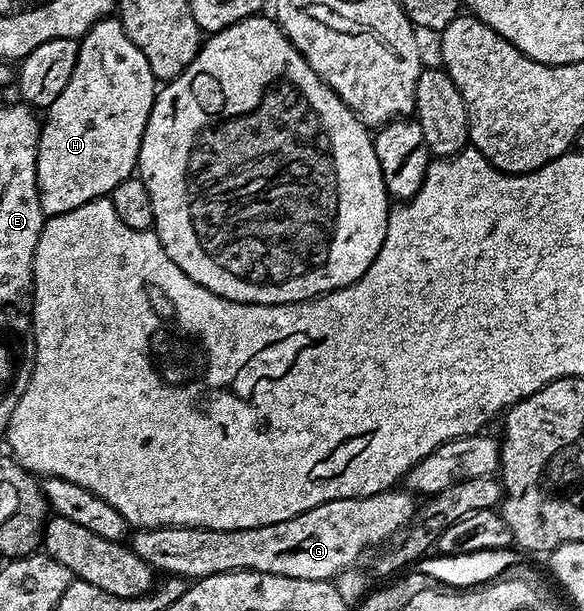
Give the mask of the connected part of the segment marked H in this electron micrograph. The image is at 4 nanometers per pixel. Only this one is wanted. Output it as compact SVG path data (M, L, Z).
M115 16L104 18L89 33L84 34L80 41L80 50L78 51L78 59L74 67L74 75L70 75L70 83L66 83L62 95L58 95L58 99L54 99L54 103L48 106L46 110L48 122L46 120L43 122L40 131L40 150L36 156L36 178L40 188L40 205L44 209L45 214L65 213L71 209L77 209L79 205L85 205L87 201L97 201L100 197L108 197L112 189L118 187L118 183L122 183L128 177L133 176L140 159L142 135L152 110L152 102L156 100L157 92L158 82L150 71L150 63L146 63L146 55L142 55L142 51L138 51L138 47L134 47L130 35L126 35L124 24Z

